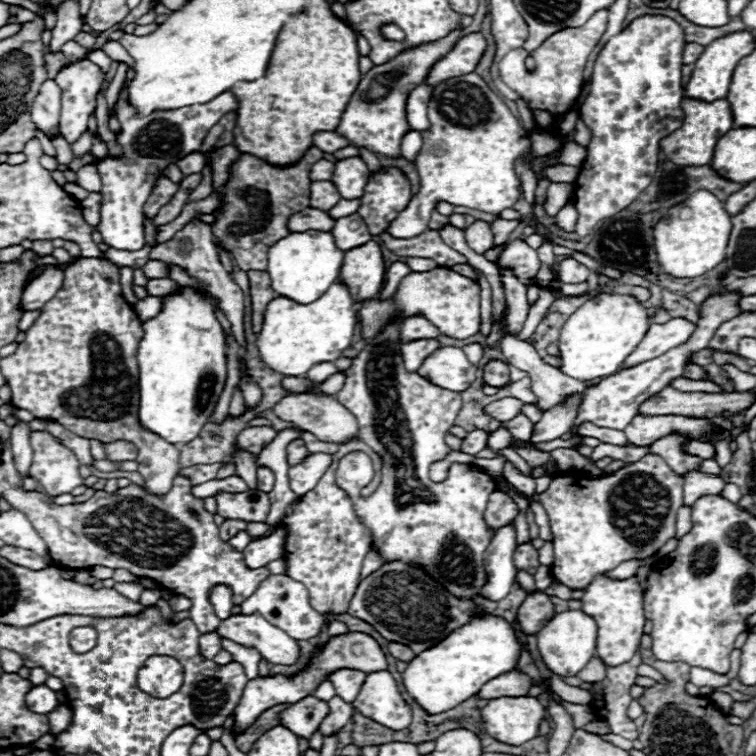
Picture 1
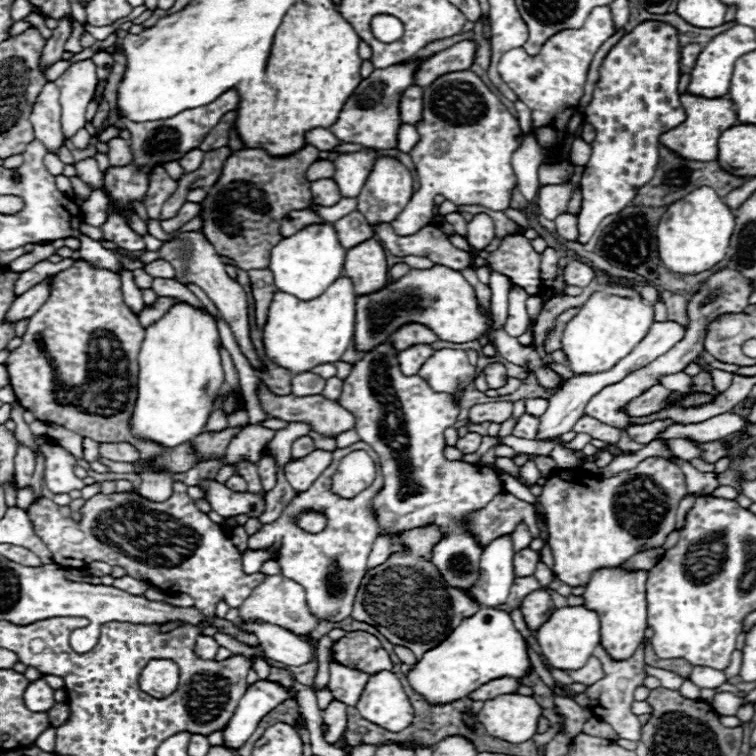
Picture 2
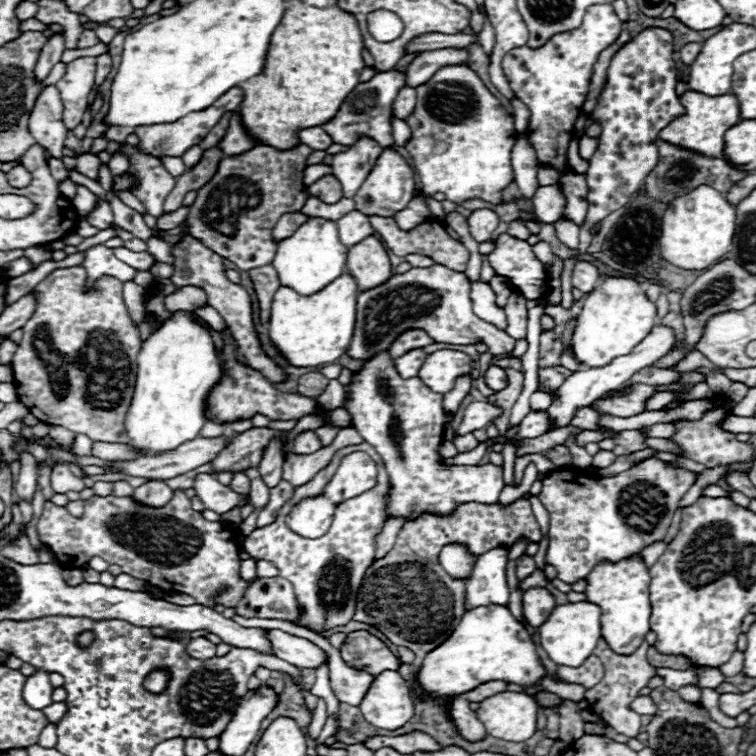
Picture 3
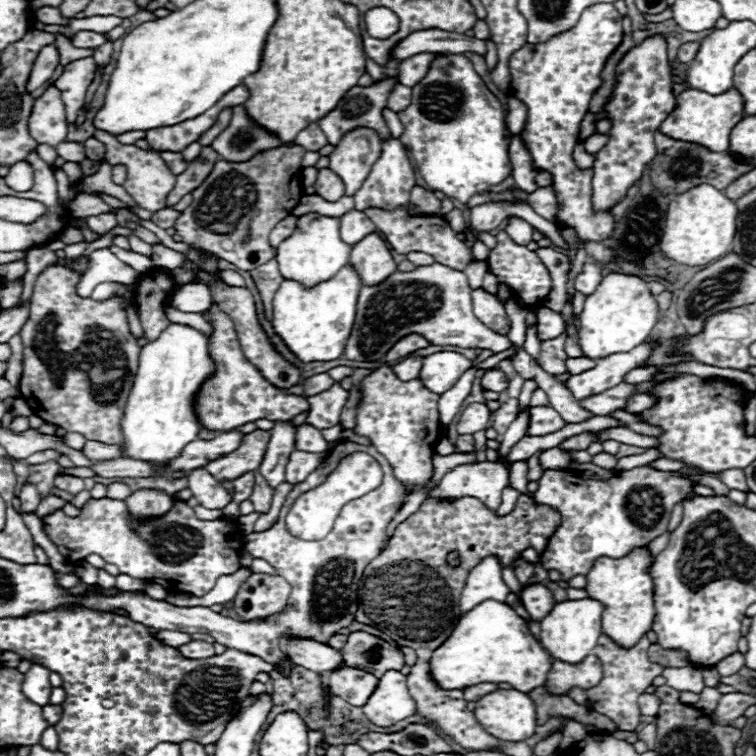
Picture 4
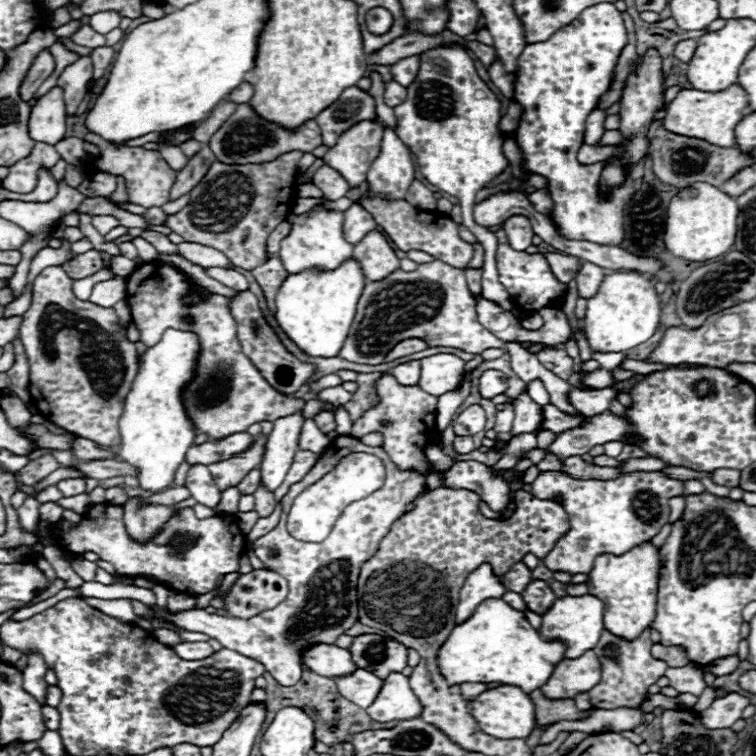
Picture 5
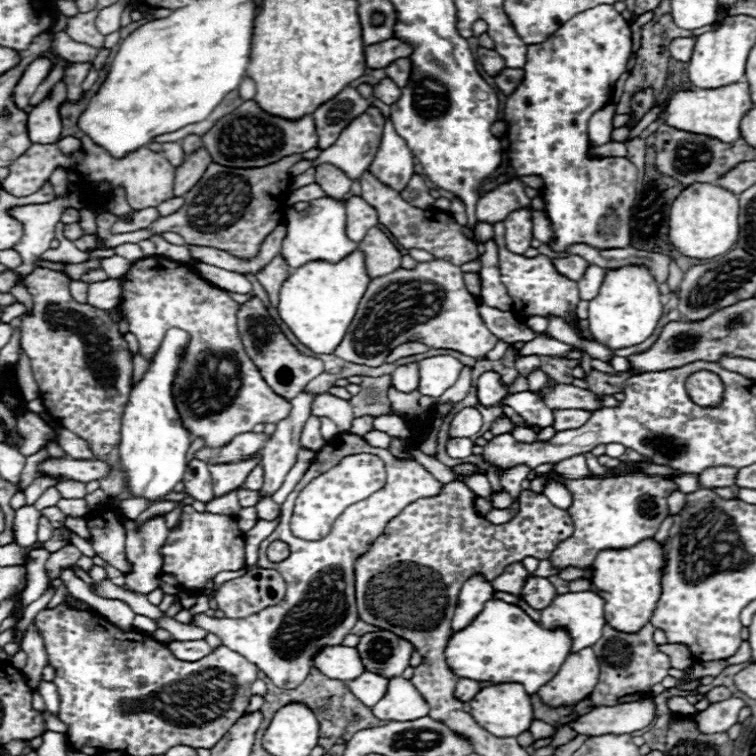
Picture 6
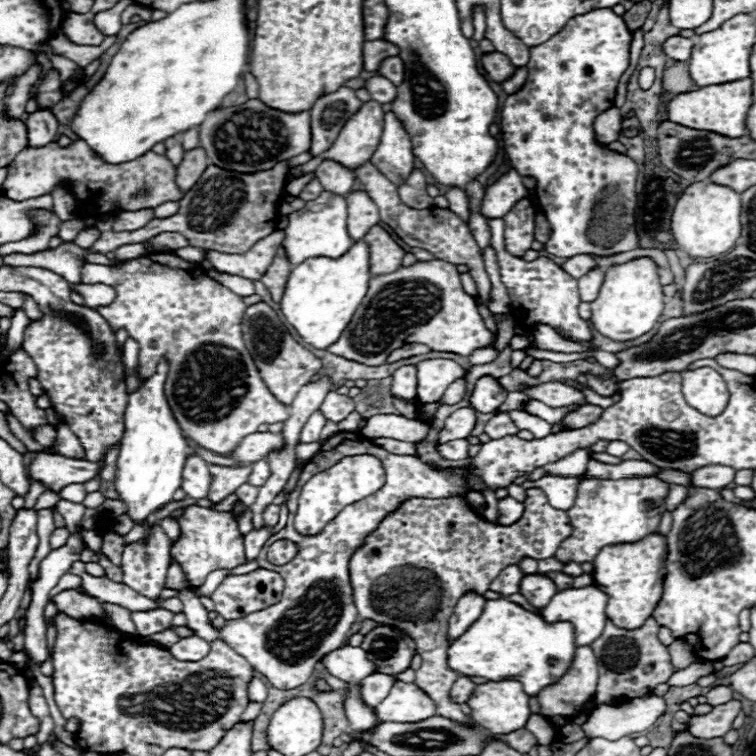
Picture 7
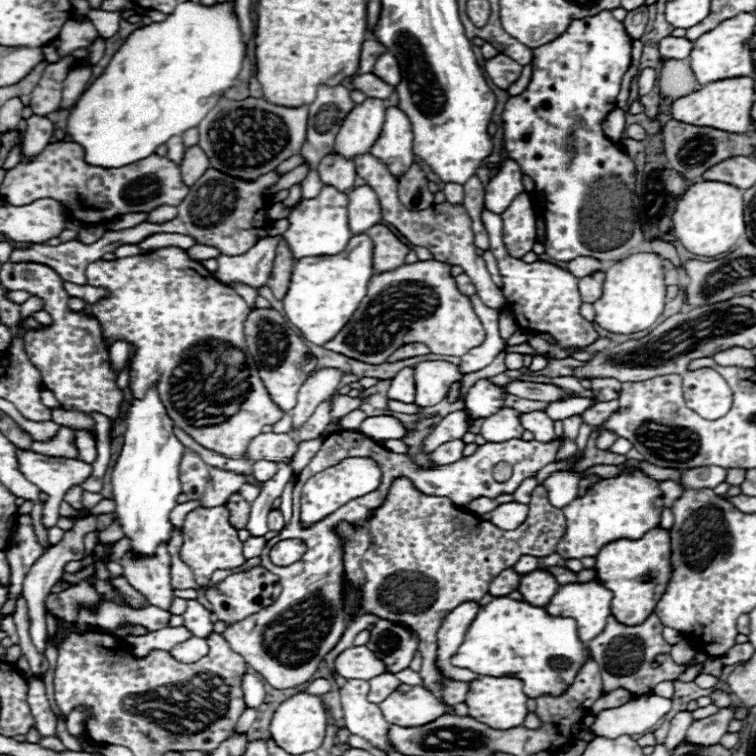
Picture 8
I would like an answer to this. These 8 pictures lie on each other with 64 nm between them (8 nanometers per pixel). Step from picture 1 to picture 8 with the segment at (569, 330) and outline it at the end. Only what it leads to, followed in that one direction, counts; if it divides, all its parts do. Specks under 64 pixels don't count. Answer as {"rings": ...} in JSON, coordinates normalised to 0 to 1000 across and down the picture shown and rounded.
{"rings":[[[841,333],[825,344],[802,354],[796,394],[786,399],[788,429],[812,442],[836,442],[860,434],[876,415],[881,402],[881,376],[878,376],[878,349],[865,333]]]}

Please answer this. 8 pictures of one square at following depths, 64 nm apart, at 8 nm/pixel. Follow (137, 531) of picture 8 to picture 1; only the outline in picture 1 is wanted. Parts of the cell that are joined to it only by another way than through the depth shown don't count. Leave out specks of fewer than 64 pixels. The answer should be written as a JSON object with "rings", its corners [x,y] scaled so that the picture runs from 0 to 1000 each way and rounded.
{"rings":[[[254,381],[220,392],[214,413],[190,426],[190,447],[183,458],[185,484],[185,561],[225,587],[257,582],[275,553],[299,508],[299,450],[283,418],[286,399],[265,392]]]}

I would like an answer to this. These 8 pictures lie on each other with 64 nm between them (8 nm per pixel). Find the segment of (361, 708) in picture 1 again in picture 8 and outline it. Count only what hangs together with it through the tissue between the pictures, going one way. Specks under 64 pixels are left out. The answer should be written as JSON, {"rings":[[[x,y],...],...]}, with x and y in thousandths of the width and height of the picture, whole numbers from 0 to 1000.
{"rings":[[[532,905],[529,913],[519,915],[513,926],[503,929],[503,939],[513,958],[553,963],[590,944],[590,931],[582,929],[561,907]]]}

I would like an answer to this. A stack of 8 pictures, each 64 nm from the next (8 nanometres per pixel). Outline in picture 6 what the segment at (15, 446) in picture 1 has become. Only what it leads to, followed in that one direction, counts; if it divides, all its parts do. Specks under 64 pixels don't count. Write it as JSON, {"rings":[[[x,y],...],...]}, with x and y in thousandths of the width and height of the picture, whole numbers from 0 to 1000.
{"rings":[[[29,669],[21,675],[19,685],[19,717],[29,725],[40,725],[48,717],[48,698],[53,688],[53,675],[45,669]]]}

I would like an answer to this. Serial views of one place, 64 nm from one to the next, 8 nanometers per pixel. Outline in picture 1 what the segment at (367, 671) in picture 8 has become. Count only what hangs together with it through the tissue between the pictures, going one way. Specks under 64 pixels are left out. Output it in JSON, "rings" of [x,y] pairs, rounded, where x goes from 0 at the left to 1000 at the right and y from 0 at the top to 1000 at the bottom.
{"rings":[[[341,812],[304,815],[291,823],[286,836],[315,852],[339,857],[347,870],[360,878],[392,878],[399,865],[394,847],[381,841],[376,833],[360,828]]]}

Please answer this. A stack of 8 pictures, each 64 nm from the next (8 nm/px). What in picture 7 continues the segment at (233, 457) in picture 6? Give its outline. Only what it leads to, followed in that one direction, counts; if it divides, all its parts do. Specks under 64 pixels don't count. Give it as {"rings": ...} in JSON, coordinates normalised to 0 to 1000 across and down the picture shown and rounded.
{"rings":[[[339,571],[323,579],[323,587],[317,587],[310,595],[310,606],[325,614],[341,611],[344,606],[352,606],[357,595],[370,595],[376,590],[373,574],[360,574],[360,571]]]}

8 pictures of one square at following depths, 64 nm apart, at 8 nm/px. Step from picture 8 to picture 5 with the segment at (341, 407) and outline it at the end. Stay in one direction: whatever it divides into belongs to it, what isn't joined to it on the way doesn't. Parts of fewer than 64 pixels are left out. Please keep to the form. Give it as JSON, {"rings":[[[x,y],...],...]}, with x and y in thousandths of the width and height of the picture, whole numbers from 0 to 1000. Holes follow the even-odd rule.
{"rings":[[[418,526],[407,529],[405,537],[402,537],[402,553],[413,553],[413,550],[418,550],[426,542],[439,542],[439,537],[431,534],[431,532],[426,532],[426,529],[418,529]],[[447,537],[444,542],[442,542],[442,548],[444,548],[444,571],[447,574],[463,574],[463,566],[466,566],[466,556],[463,556],[463,548],[460,548],[460,542],[455,540],[455,537]]]}

